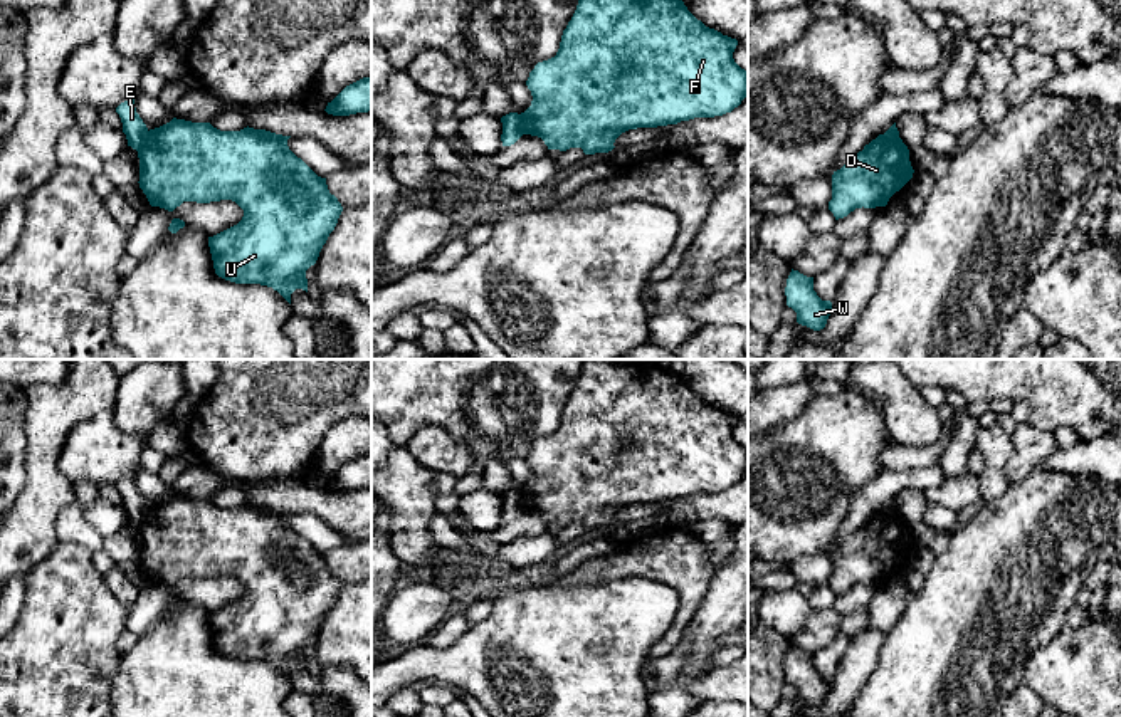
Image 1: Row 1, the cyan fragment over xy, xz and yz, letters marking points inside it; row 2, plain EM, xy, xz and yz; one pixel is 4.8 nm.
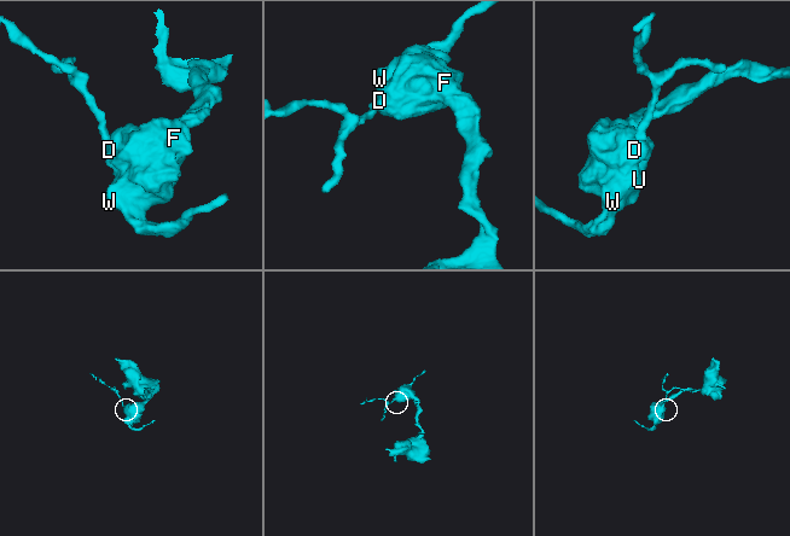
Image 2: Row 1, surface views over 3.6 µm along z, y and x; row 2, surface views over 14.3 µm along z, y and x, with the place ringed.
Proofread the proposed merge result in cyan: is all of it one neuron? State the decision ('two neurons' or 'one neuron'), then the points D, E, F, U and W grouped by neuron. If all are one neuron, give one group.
two neurons | D F U W / E

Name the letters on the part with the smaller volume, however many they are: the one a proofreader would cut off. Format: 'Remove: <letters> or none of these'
Remove: E

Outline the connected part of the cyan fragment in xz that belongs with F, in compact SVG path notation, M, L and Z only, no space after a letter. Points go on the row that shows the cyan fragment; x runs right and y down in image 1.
M578 0L556 55L529 72L526 86L533 101L519 114L523 134L541 138L548 149L582 148L585 154L595 154L612 151L615 139L629 129L731 113L748 96L748 71L733 59L736 45L736 39L697 20L682 0Z

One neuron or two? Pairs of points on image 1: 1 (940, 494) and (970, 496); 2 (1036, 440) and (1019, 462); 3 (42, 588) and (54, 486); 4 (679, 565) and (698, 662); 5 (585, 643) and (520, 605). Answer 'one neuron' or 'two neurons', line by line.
1: one neuron
2: one neuron
3: two neurons
4: two neurons
5: one neuron

